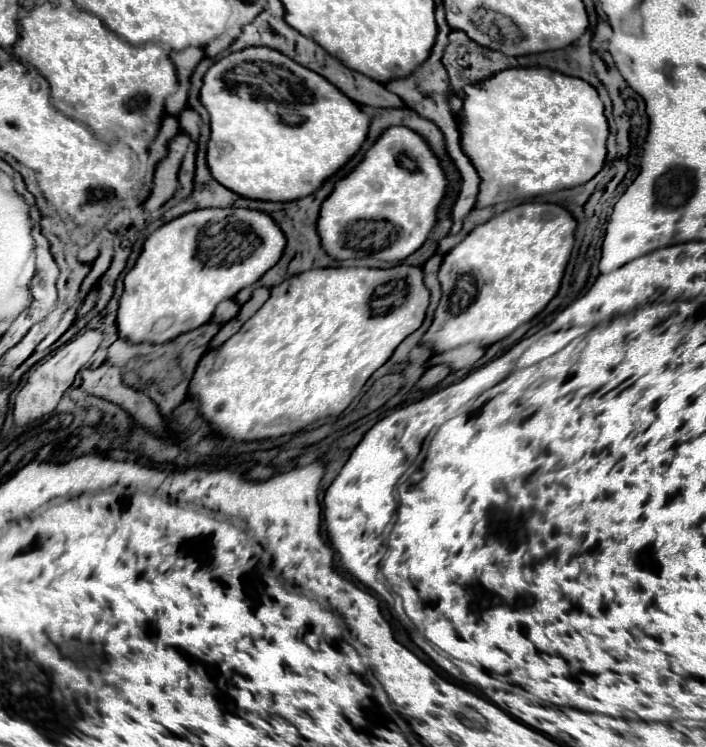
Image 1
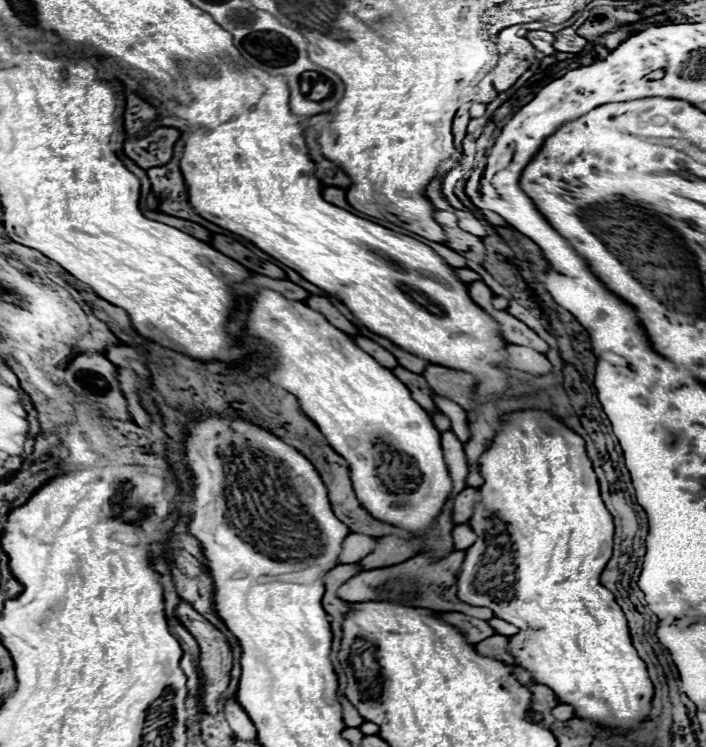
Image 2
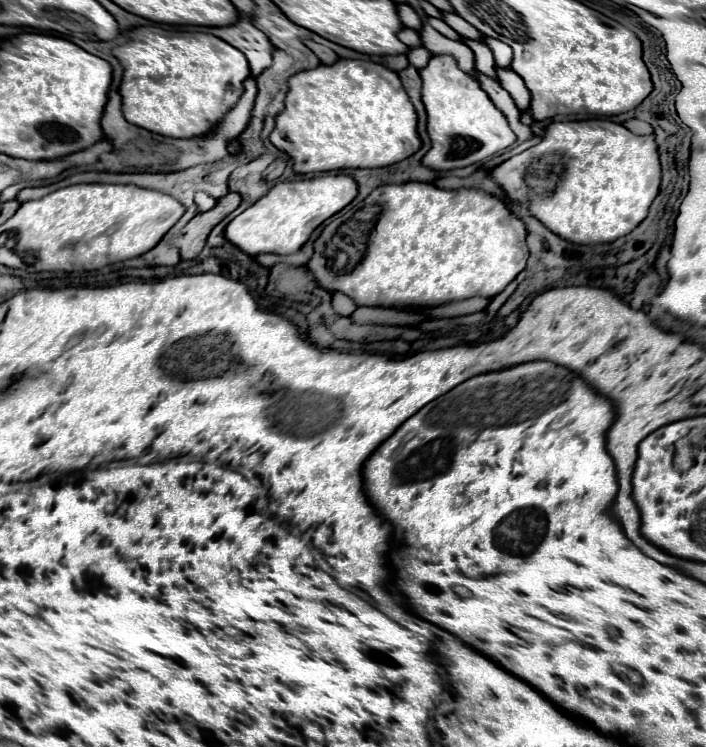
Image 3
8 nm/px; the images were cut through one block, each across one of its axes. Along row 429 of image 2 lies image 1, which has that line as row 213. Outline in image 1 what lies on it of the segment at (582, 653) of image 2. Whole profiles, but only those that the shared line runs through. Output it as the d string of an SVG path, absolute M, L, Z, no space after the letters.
M524 202L518 204L488 222L476 226L456 248L452 248L440 266L438 280L442 286L442 298L434 312L430 328L422 336L422 344L430 344L432 352L446 352L464 344L478 344L482 348L506 338L520 324L540 314L546 304L556 296L570 252L574 246L576 220L568 210L558 204Z

